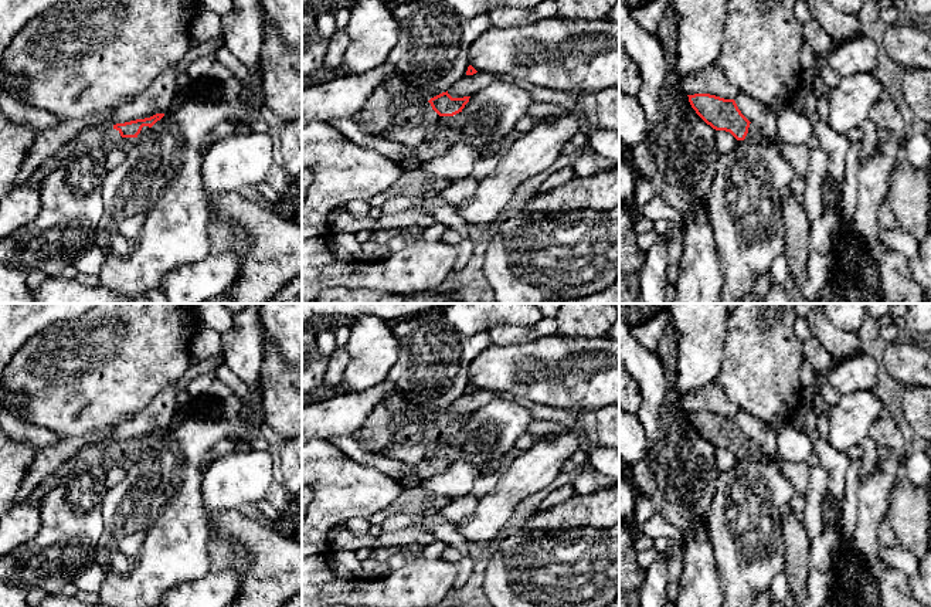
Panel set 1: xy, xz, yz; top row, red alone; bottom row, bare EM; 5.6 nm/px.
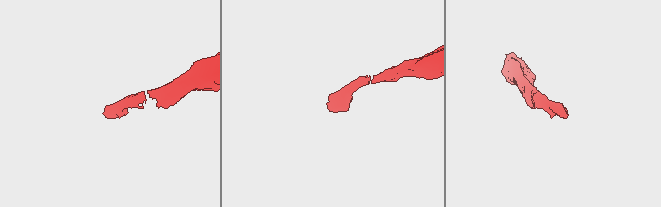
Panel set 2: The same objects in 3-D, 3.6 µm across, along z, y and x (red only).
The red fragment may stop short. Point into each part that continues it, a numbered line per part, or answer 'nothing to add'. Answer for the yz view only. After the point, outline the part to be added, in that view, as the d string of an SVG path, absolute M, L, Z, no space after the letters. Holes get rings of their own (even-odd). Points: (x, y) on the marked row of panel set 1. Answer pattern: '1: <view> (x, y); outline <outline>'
1: yz (754, 135); outline M750 123L745 140L748 140L748 142L761 142L762 139L764 139L764 135L760 132L760 129L754 123Z

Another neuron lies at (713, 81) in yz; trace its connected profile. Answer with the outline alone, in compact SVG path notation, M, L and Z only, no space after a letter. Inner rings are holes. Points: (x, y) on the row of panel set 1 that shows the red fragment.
M718 64L709 65L706 69L682 77L682 89L687 95L710 94L724 99L735 99L740 94Z

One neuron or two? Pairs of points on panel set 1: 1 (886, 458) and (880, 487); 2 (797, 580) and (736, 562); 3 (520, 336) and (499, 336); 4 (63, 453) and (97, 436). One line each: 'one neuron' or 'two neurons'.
1: one neuron
2: two neurons
3: one neuron
4: one neuron

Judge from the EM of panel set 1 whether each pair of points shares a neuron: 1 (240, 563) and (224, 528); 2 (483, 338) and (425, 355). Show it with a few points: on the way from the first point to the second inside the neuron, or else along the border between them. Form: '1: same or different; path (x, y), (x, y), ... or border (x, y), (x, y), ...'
1: different; border (254, 558), (233, 539), (231, 562), (211, 570)
2: same; path (469, 346), (462, 351), (439, 355)

